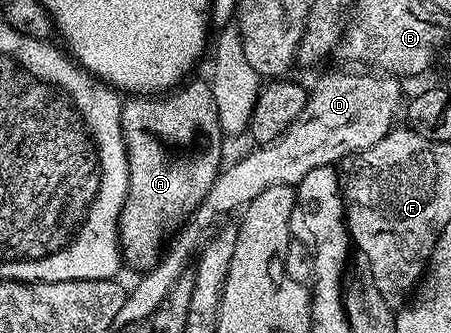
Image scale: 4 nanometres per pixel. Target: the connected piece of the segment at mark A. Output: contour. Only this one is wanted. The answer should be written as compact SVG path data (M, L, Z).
M189 79L180 87L166 92L164 95L133 95L128 98L121 106L121 130L125 136L125 150L129 160L129 186L127 187L127 199L123 203L121 218L117 224L117 234L121 240L121 255L126 266L139 271L148 271L153 269L163 254L171 234L181 228L183 224L192 216L194 211L201 203L204 197L213 186L213 180L217 178L219 170L222 168L221 161L221 139L223 132L220 127L219 111L216 110L215 95L212 94L212 87L208 80L193 81Z

